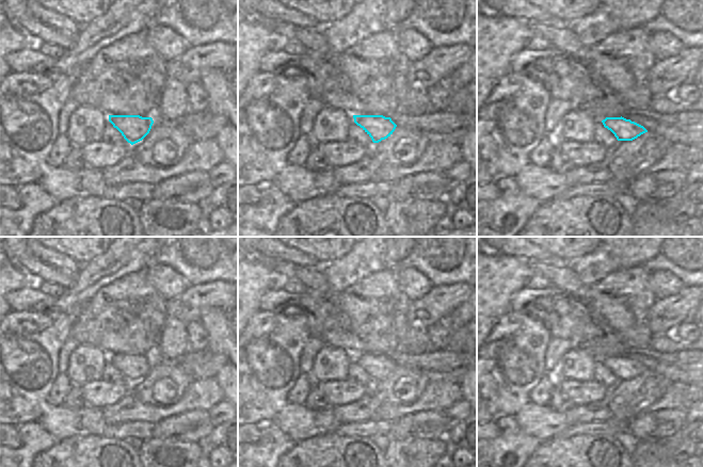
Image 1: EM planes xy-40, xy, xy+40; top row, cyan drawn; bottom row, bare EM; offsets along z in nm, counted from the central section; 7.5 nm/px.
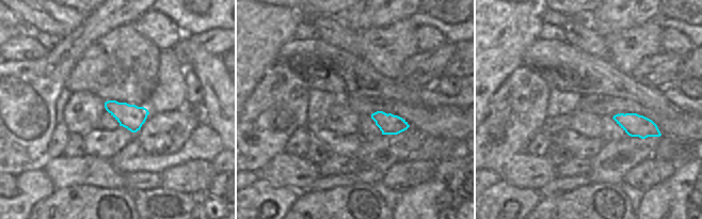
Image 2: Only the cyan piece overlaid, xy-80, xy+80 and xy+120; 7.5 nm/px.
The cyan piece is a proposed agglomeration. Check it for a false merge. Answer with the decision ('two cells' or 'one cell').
two cells

